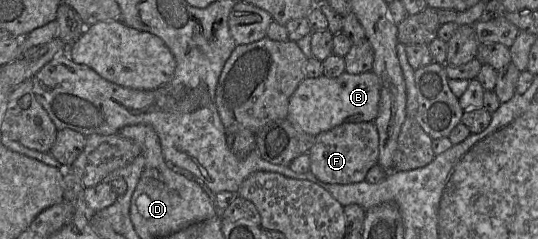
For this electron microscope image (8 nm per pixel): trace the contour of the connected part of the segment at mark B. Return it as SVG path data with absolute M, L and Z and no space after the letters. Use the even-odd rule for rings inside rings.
M344 72L338 77L328 78L324 75L317 78L304 78L290 98L286 119L298 130L317 136L344 123L374 121L379 111L380 80L372 72L350 74Z

